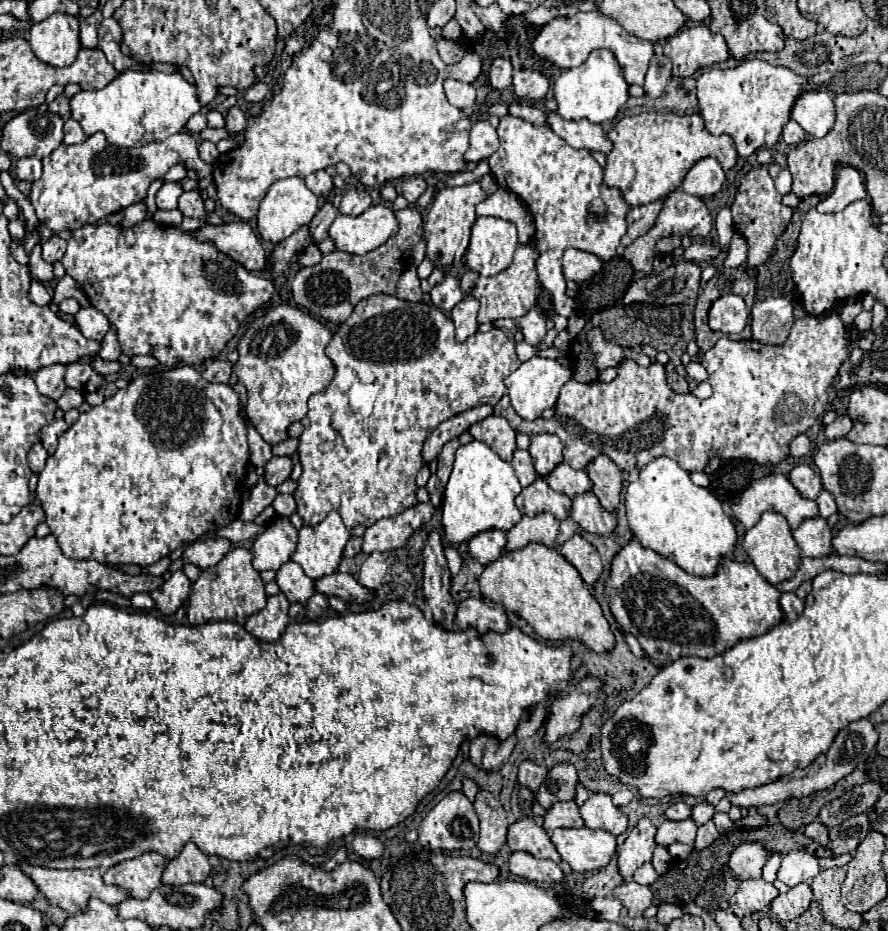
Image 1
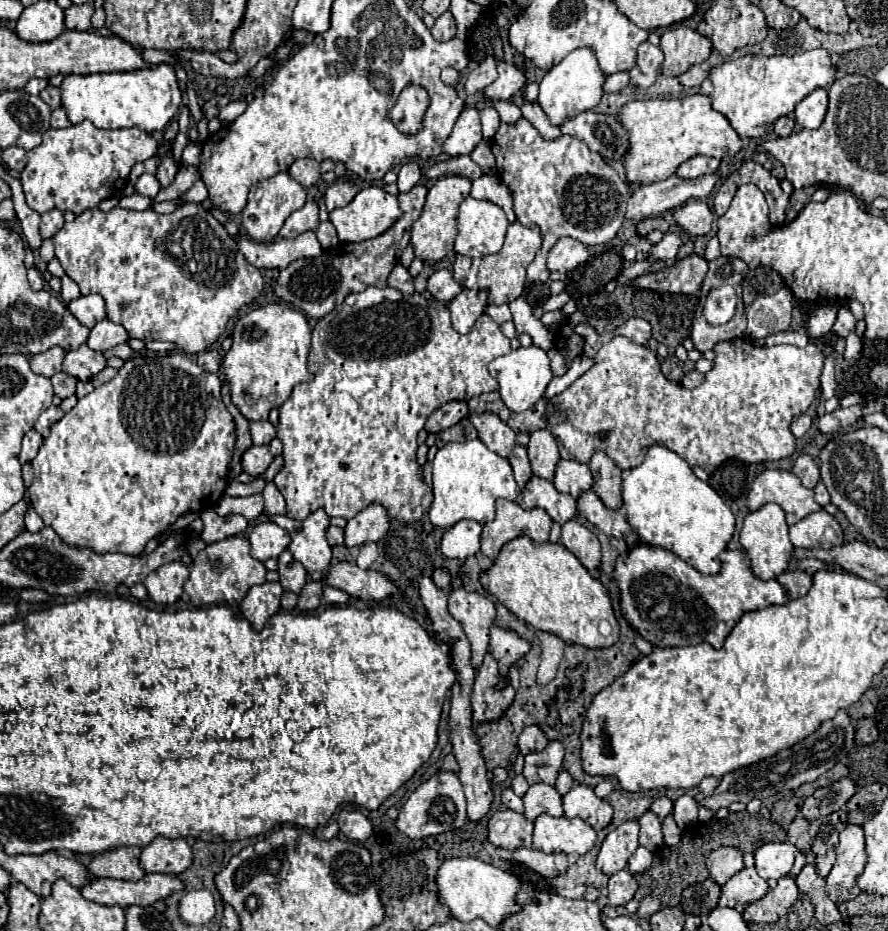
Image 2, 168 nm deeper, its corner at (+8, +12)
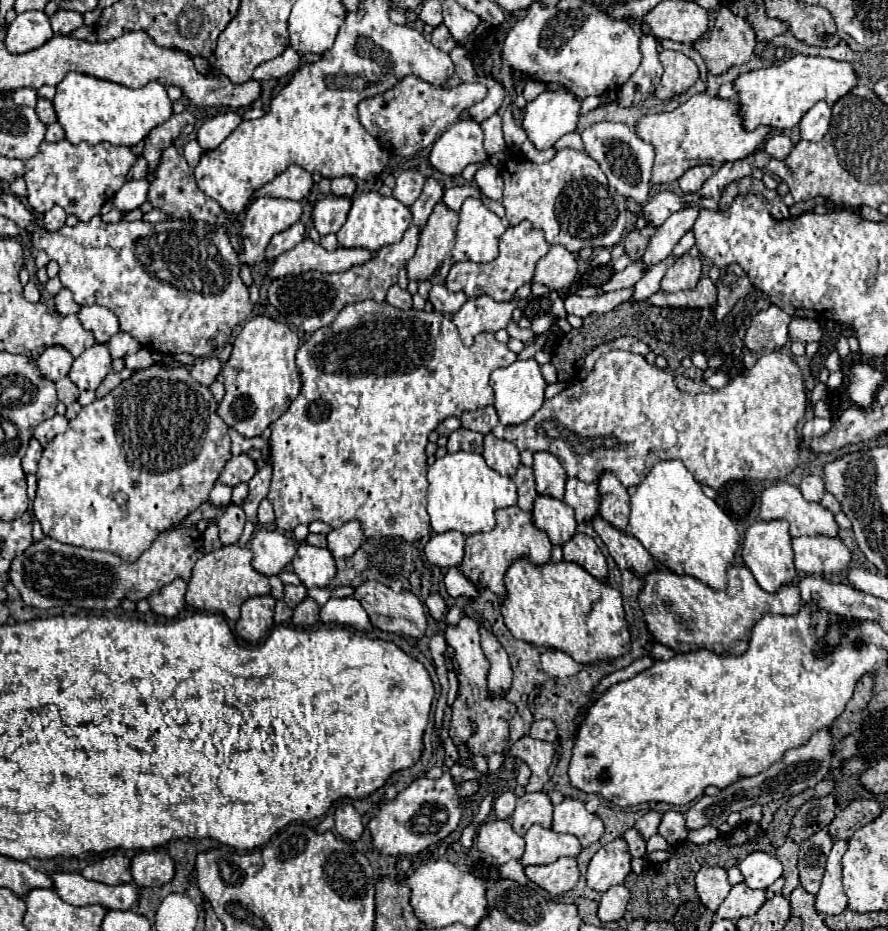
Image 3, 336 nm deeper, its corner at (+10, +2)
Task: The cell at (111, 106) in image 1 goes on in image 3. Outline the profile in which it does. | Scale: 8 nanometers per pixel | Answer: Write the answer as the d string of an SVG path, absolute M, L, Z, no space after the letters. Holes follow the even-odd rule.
M69 72L57 86L53 106L57 112L57 122L63 126L65 138L71 144L111 142L115 146L135 146L145 140L155 126L161 126L173 114L173 104L167 98L167 90L159 82L149 82L147 86L133 90L77 72Z

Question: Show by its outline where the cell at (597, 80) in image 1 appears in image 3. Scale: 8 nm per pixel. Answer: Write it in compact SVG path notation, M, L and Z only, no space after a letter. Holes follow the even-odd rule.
M565 86L557 88L557 90L545 90L543 94L539 94L533 102L527 104L525 108L525 118L523 118L523 128L527 130L529 140L535 144L535 148L539 150L547 150L551 148L561 136L573 132L577 128L581 116L581 100Z

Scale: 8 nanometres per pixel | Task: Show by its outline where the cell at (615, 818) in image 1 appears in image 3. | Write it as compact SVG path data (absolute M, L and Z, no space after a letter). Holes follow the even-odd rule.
M565 798L561 804L555 806L551 830L573 834L579 838L581 846L587 848L603 836L605 826L597 814L591 814L585 810L585 804L581 800Z

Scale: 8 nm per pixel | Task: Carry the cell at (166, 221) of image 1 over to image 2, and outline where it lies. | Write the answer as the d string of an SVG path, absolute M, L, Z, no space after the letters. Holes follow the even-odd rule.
M131 194L131 196L123 196L119 200L119 206L127 208L127 210L147 210L153 206L153 200L147 196L141 196L141 194Z

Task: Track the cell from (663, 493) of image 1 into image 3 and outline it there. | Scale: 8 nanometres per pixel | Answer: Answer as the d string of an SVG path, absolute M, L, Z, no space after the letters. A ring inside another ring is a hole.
M681 460L657 462L641 484L631 488L627 530L659 564L675 574L693 576L715 590L725 588L725 568L733 562L733 554L739 546L739 532L717 502L703 494L699 482Z

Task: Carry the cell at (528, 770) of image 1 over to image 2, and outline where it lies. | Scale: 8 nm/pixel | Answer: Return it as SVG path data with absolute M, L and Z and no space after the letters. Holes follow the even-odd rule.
M531 724L519 736L519 750L521 750L521 754L529 754L533 750L543 750L547 746L547 742L549 740L543 734L543 730L537 724Z

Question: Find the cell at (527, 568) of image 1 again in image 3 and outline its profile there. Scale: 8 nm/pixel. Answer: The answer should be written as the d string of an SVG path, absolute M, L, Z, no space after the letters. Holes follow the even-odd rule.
M527 556L517 558L505 574L507 594L499 608L505 626L515 638L539 648L555 648L579 664L611 660L629 652L631 636L625 622L621 594L593 578L575 562L531 564Z

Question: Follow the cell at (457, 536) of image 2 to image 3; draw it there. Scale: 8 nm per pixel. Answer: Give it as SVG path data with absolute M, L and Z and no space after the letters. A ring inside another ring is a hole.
M455 530L433 534L431 540L425 544L425 556L431 564L441 568L461 566L465 556L465 534Z

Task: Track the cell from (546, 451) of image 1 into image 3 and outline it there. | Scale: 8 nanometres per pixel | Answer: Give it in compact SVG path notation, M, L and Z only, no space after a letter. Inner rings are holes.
M545 450L535 452L533 458L535 458L533 474L535 474L535 482L537 482L537 492L561 500L563 494L565 494L567 474L561 468L559 460L553 454L545 452Z

